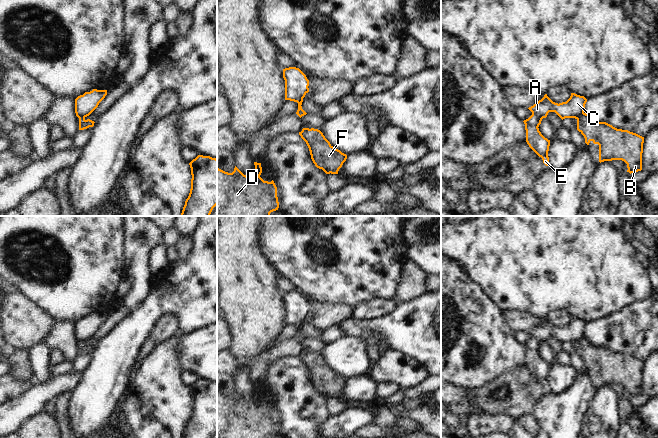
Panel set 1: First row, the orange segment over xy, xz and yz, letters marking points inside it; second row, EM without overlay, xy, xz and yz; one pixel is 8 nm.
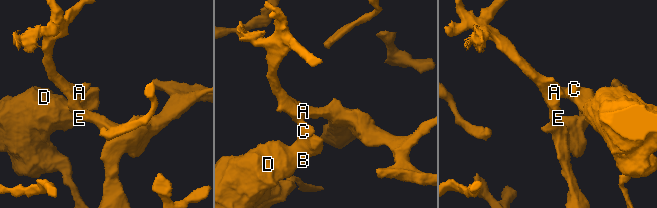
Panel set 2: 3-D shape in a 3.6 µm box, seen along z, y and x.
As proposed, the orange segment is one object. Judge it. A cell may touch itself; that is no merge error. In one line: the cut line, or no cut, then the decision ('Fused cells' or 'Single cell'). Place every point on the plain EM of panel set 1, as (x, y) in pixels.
Split along yz (583, 336), (576, 342). Fused cells

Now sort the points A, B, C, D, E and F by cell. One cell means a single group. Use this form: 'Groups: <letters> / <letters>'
Groups: A C E / B D F

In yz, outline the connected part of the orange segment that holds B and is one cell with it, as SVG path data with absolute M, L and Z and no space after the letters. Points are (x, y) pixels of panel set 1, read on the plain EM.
M586 337L577 342L577 354L584 360L587 369L591 365L599 369L600 387L622 384L630 398L642 394L644 361L617 353L606 346L595 345Z

